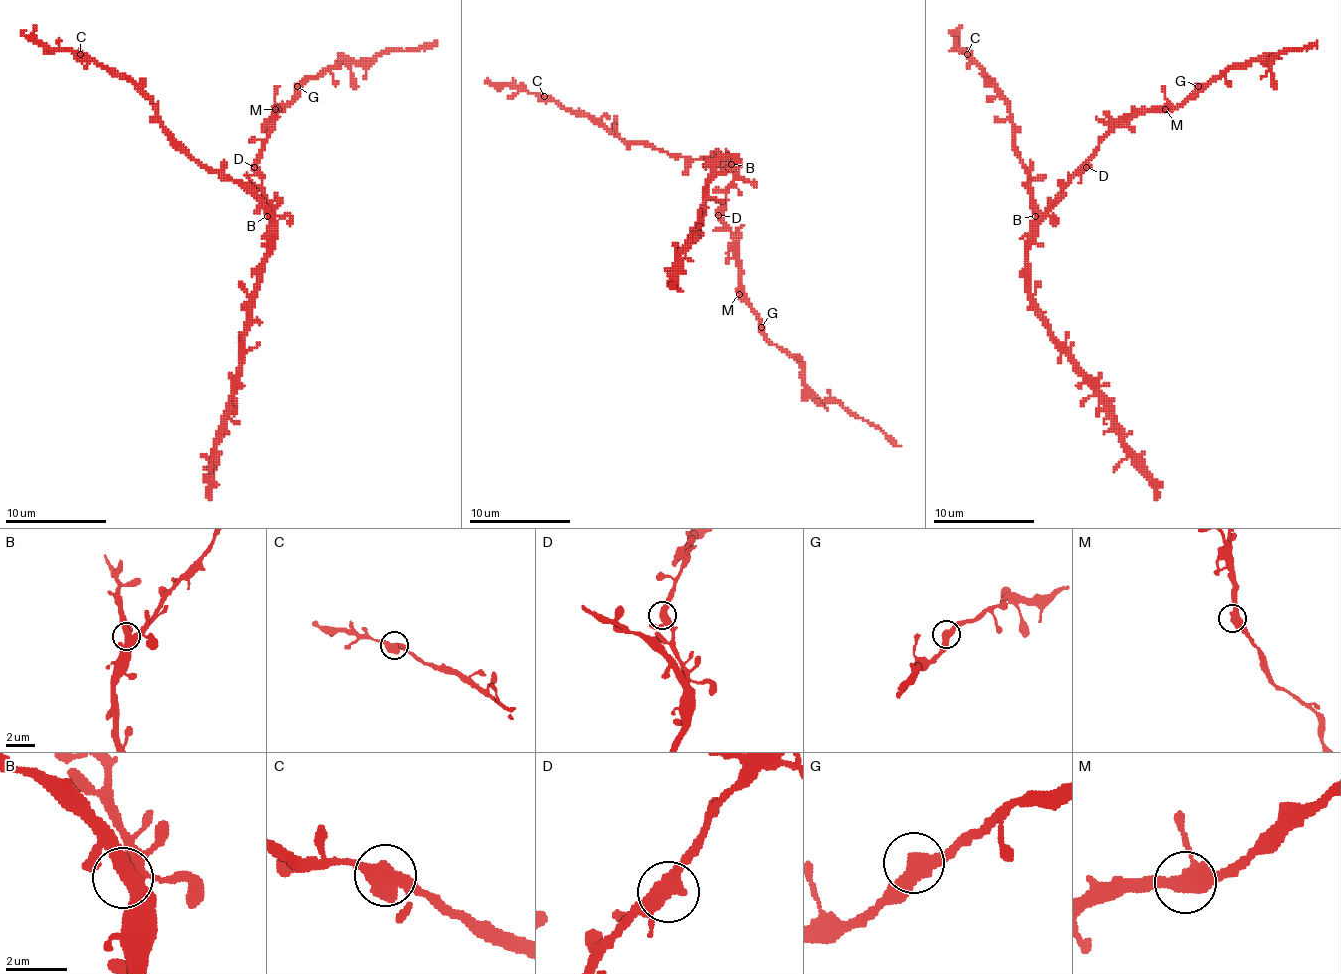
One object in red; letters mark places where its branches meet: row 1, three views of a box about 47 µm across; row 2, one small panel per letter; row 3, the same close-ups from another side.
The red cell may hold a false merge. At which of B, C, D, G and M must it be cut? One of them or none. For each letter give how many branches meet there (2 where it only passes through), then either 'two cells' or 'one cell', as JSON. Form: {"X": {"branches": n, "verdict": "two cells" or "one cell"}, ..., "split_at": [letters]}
{"B": {"branches": 3, "verdict": "one cell"}, "C": {"branches": 3, "verdict": "one cell"}, "D": {"branches": 3, "verdict": "one cell"}, "G": {"branches": 2, "verdict": "one cell"}, "M": {"branches": 3, "verdict": "one cell"}, "split_at": []}

